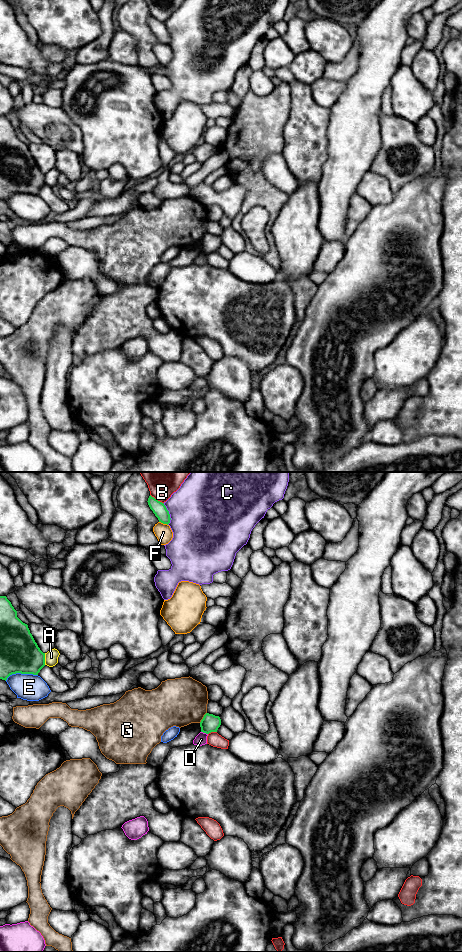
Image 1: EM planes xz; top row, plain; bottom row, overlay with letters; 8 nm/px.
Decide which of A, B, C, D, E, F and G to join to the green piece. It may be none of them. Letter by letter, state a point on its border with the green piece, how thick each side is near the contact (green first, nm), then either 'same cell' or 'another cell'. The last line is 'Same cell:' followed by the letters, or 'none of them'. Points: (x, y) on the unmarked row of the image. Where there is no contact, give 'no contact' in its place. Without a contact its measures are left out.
A: xz (44, 179) | 320/110 nm | another cell
B: xz (156, 19) | 110/160 nm | another cell
C: xz (169, 34) | 110/500 nm | another cell
D: xz (204, 252) | 140/100 nm | another cell
E: xz (21, 193) | 320/220 nm | another cell
F: xz (163, 43) | 110/140 nm | another cell
G: xz (203, 237) | 140/380 nm | another cell
Same cell: none of them

